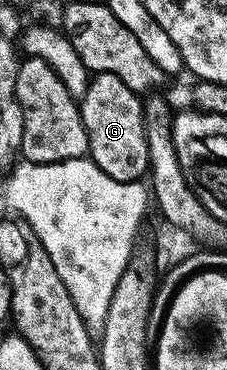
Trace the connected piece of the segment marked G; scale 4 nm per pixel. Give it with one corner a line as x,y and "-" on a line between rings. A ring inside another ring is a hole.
94,74
84,92
84,96
80,99
82,123
86,129
88,144
90,145
88,157
105,174
112,176
112,180
136,182
150,169
146,125
144,124
144,112
142,111
143,105
143,99
134,94
132,88
128,88
128,84
124,84
124,80
120,80
120,76
112,76
111,74

